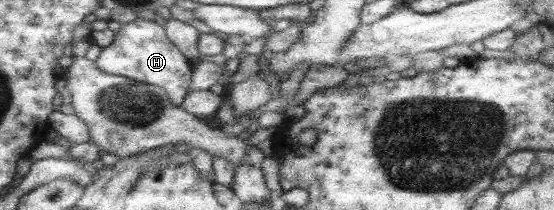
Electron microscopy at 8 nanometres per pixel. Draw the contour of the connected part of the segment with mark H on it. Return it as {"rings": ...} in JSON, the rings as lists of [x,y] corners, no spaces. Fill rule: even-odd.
{"rings":[[[136,17],[133,21],[121,24],[119,30],[114,32],[114,38],[109,46],[101,49],[94,66],[103,74],[111,74],[122,78],[129,78],[131,81],[141,82],[145,85],[157,86],[160,90],[165,91],[167,101],[180,107],[183,97],[187,94],[190,84],[190,75],[192,68],[189,64],[190,60],[185,58],[169,40],[164,33],[163,26],[155,23],[155,21]]]}

